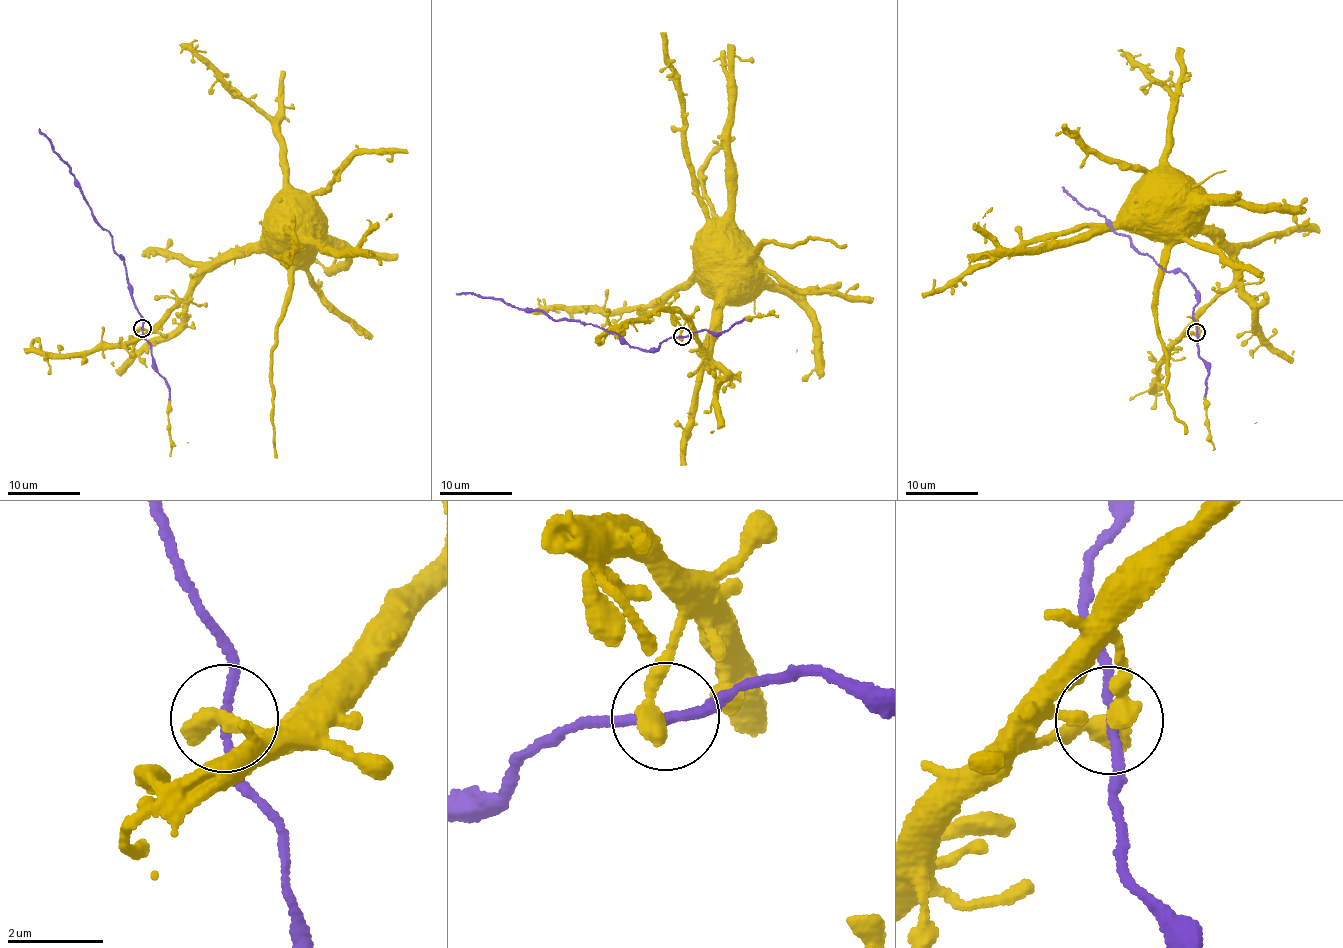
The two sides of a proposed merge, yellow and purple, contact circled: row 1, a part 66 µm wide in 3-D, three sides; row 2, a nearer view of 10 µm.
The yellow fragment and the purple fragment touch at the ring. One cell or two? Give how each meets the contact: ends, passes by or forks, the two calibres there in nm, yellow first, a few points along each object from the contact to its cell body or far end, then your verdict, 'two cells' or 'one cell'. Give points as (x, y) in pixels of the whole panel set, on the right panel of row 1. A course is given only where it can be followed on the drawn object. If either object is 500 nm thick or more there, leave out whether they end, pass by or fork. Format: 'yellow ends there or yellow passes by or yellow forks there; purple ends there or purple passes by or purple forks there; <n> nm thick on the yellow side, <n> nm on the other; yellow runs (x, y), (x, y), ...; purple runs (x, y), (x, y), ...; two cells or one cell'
500 nm thick on the yellow side, 190 nm on the other; yellow runs (1196, 332), (1185, 336), (1232, 282), (1227, 252), (1187, 219), (1147, 213), (1138, 200), (1147, 198); purple runs (1196, 332), (1197, 291), (1190, 279), (1179, 271), (1167, 273), (1140, 254), (1131, 239), (1061, 187); one cell

